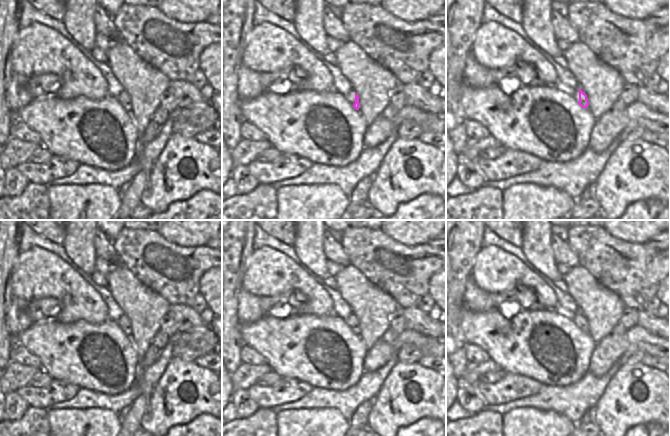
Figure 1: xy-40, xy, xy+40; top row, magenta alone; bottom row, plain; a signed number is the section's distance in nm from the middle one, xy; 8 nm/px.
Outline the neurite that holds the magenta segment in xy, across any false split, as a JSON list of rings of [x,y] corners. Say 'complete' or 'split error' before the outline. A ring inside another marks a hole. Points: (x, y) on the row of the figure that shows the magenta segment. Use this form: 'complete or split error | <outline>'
split error | [[[354,90],[344,94],[344,97],[356,110],[359,110],[359,97]]]

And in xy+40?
split error | [[[577,89],[573,93],[573,99],[582,107],[582,108],[587,108],[589,105],[589,101],[587,99],[587,95],[585,92],[583,92],[581,89]]]

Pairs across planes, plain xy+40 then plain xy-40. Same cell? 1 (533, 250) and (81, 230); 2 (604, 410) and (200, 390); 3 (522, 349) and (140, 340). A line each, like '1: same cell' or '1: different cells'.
1: same cell
2: same cell
3: different cells

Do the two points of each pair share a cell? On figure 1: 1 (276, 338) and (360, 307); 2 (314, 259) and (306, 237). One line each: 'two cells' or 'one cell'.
1: two cells
2: one cell

